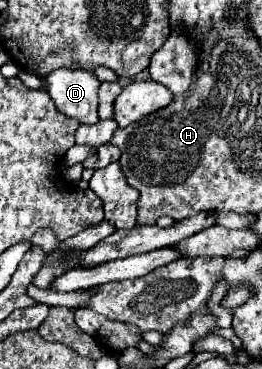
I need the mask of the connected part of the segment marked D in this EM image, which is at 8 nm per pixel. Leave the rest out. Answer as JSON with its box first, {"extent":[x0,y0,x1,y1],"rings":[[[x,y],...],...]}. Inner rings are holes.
{"extent":[47,68,101,124],"rings":[[[59,68],[47,76],[47,92],[57,110],[81,124],[99,122],[97,90],[101,82],[93,72]]]}

